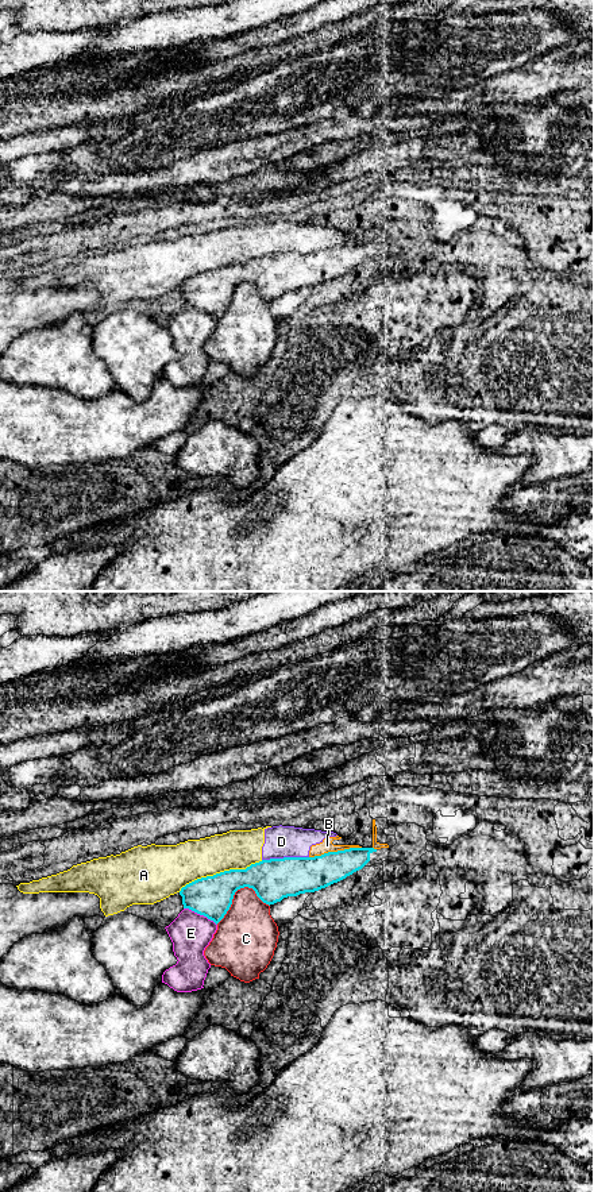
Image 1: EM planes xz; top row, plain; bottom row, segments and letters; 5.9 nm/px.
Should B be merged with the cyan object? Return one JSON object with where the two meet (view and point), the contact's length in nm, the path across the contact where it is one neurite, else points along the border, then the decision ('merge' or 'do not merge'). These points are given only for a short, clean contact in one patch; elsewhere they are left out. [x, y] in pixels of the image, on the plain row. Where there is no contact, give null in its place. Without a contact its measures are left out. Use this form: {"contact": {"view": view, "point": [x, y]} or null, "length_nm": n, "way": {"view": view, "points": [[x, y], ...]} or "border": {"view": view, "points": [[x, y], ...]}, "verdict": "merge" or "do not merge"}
{"contact": {"view": "xz", "point": [335, 247]}, "length_nm": 320, "border": {"view": "xz", "points": [[361, 242], [328, 246], [309, 253]]}, "verdict": "do not merge"}

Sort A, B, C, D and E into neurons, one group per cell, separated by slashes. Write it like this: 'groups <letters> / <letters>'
groups A B D / C / E

